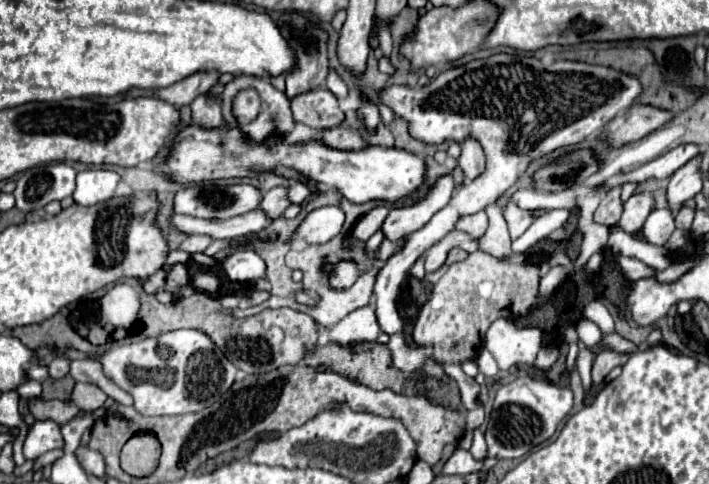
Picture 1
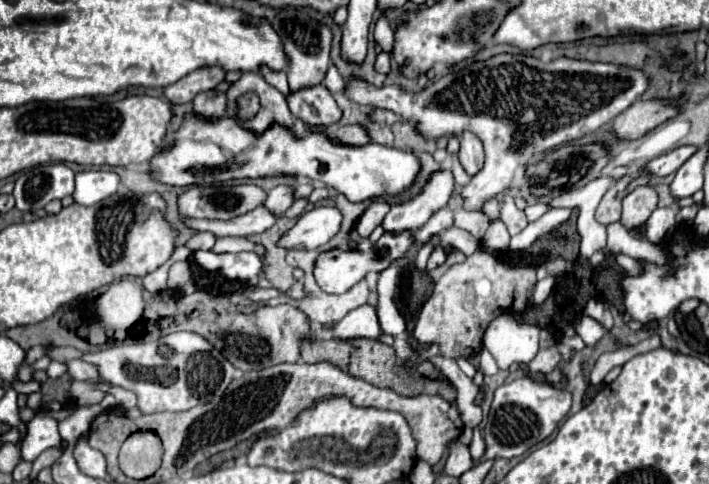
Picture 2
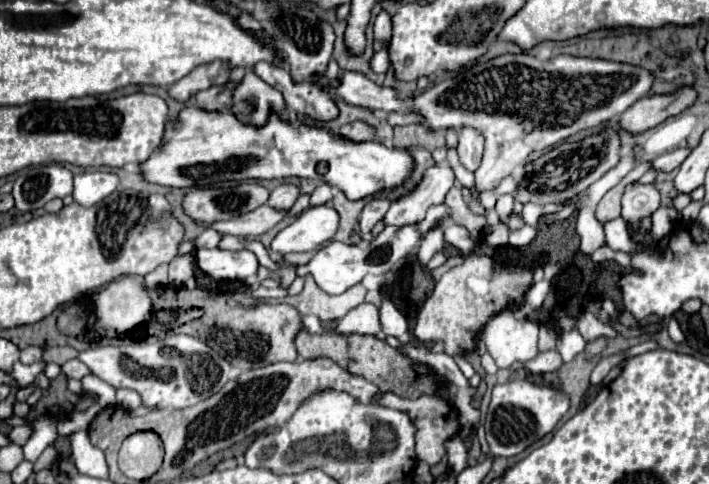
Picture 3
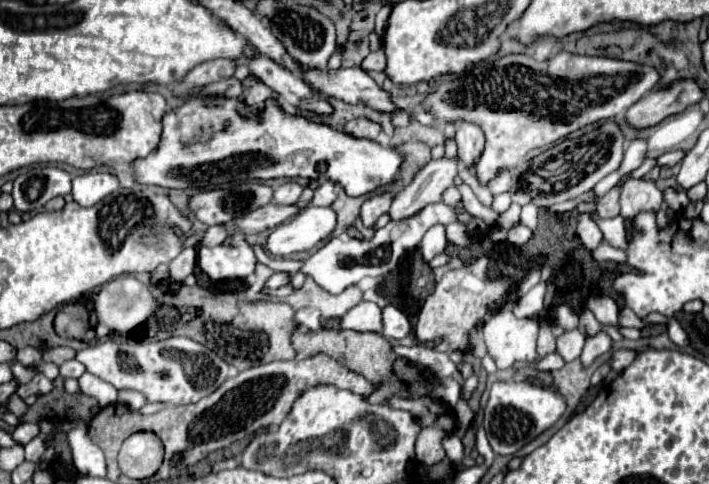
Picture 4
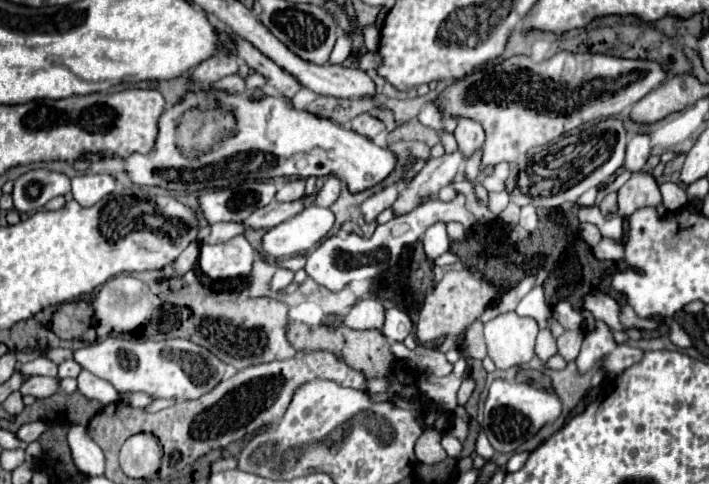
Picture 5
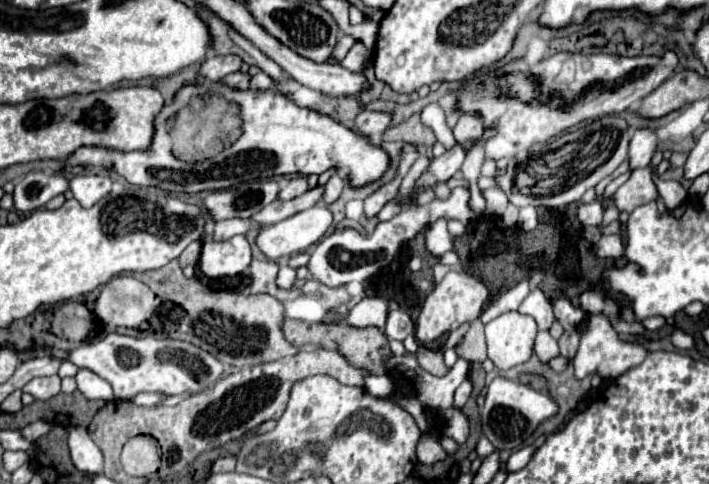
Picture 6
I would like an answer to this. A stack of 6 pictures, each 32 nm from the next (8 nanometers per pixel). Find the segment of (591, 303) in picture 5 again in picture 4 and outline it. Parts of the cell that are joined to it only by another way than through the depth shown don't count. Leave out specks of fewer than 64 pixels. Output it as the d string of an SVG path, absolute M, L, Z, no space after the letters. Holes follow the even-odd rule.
M592 296L588 298L588 308L594 312L598 322L616 326L618 324L618 306L608 296Z

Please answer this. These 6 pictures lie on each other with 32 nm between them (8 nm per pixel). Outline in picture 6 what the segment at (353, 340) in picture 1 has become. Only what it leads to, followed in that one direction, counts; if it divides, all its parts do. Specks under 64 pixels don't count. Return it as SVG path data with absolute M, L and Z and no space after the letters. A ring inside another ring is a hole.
M364 298L346 316L346 322L354 328L384 328L388 314L388 302L384 298Z

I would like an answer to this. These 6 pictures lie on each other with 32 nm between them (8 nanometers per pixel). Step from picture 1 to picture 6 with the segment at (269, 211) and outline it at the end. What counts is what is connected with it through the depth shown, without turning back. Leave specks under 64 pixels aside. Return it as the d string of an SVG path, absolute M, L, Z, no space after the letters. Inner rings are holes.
M298 176L298 178L292 178L290 182L286 182L280 190L280 200L292 200L300 194L304 194L308 190L308 184L306 184L306 178L304 176Z

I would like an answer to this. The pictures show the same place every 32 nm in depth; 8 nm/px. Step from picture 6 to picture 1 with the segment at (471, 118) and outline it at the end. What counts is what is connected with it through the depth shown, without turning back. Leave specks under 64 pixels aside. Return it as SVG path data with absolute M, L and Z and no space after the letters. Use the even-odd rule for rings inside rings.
M466 138L462 142L462 156L458 160L458 166L462 168L466 182L472 182L476 176L480 176L484 172L484 164L486 160L482 146L474 138Z

